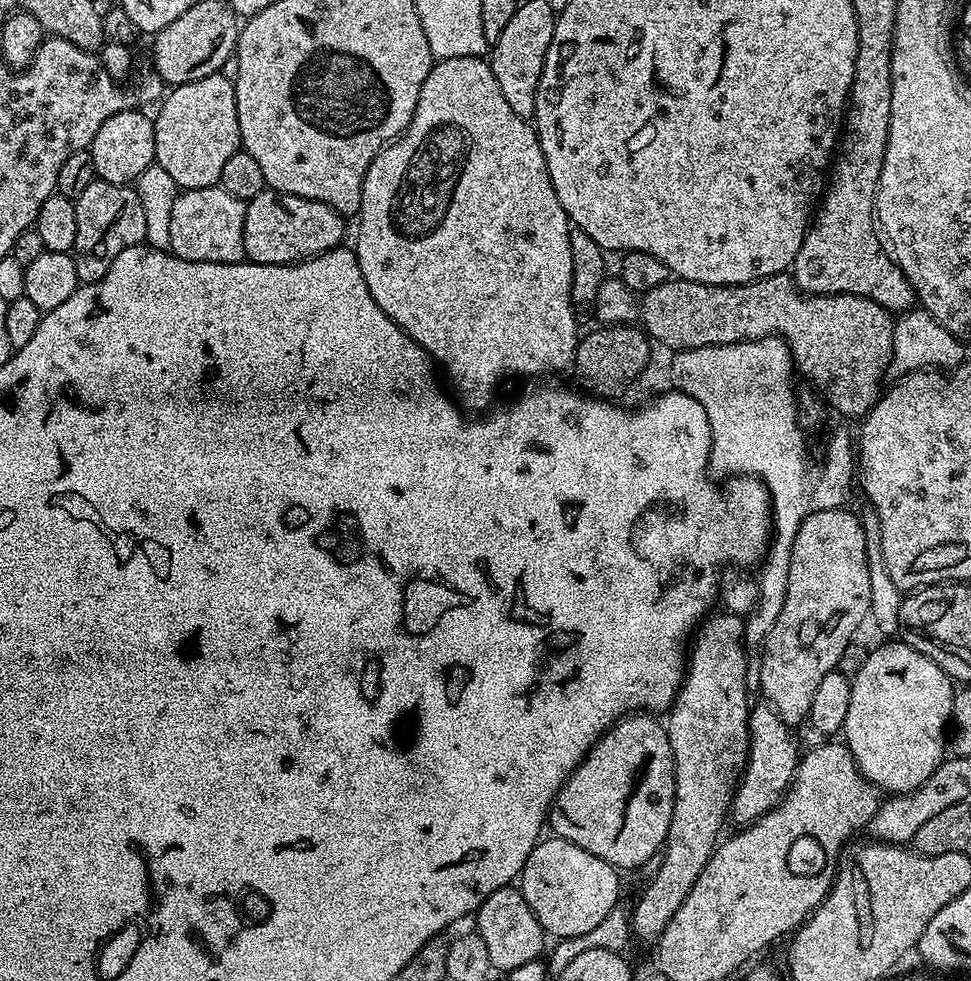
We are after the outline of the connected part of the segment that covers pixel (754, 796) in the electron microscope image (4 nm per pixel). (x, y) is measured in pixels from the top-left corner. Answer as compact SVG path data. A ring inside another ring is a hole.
M764 702L749 711L748 738L748 763L744 765L730 809L731 823L736 823L736 826L753 824L759 816L766 815L780 803L781 796L788 791L792 783L792 776L802 755L793 729L775 709Z

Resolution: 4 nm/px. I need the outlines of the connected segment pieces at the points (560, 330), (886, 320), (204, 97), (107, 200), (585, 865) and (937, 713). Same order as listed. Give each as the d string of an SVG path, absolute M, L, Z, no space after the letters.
M471 56L437 60L433 63L430 74L426 74L426 82L422 82L422 94L418 94L418 106L414 110L410 126L397 140L387 144L374 158L374 162L370 162L370 170L366 170L366 178L362 182L359 220L360 229L356 232L354 251L362 270L362 278L366 278L366 286L374 302L382 306L386 315L410 339L428 351L428 355L442 372L444 367L449 382L460 391L459 403L465 409L487 409L496 387L511 376L540 376L543 372L556 372L573 363L578 331L576 332L577 309L572 303L570 221L566 210L562 210L562 202L558 202L558 194L554 194L554 182L550 182L546 158L542 154L535 127L525 117L510 110L502 90L498 90L492 65L487 59Z
M781 274L778 276L767 276L761 280L756 280L753 284L699 284L693 280L682 280L679 278L670 278L666 282L662 282L658 286L654 286L649 292L643 293L638 300L638 320L642 325L643 331L657 345L665 344L671 350L683 350L685 348L705 348L706 346L718 346L719 344L737 344L743 340L761 340L767 336L779 336L788 344L788 348L792 351L792 363L795 371L800 372L809 380L811 387L822 397L823 403L829 409L832 408L836 412L841 412L844 416L857 416L863 418L867 416L869 410L874 407L876 401L882 395L882 387L880 383L884 380L884 371L887 373L892 361L892 346L894 344L894 316L887 308L878 306L878 302L874 302L870 298L862 298L854 294L834 294L833 296L813 296L805 294L796 286L795 280L791 275Z
M215 72L206 78L198 78L194 82L186 82L185 84L177 84L159 101L160 113L154 116L154 150L156 151L155 163L162 166L162 170L170 173L170 178L174 178L177 189L187 190L189 188L210 188L219 185L222 169L226 166L226 161L230 158L230 154L241 151L240 131L238 130L238 102L236 101L236 86L233 81L228 80L222 73Z
M97 178L82 190L82 194L75 197L76 213L78 214L78 238L74 249L76 273L80 284L97 284L110 270L114 258L122 254L122 250L130 250L130 246L145 243L146 217L142 211L142 202L138 198L135 187L126 184L115 184Z
M544 838L526 858L518 887L534 918L552 938L590 934L618 907L621 873L610 862L559 838Z
M895 643L873 647L866 666L851 677L850 710L846 710L842 740L871 784L888 794L903 794L922 786L945 759L954 681L926 654L906 643Z

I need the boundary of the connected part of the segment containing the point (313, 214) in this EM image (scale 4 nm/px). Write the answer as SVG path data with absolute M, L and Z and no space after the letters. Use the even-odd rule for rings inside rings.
M265 190L244 205L244 255L253 264L299 264L309 256L341 247L344 224L345 217L329 204Z

